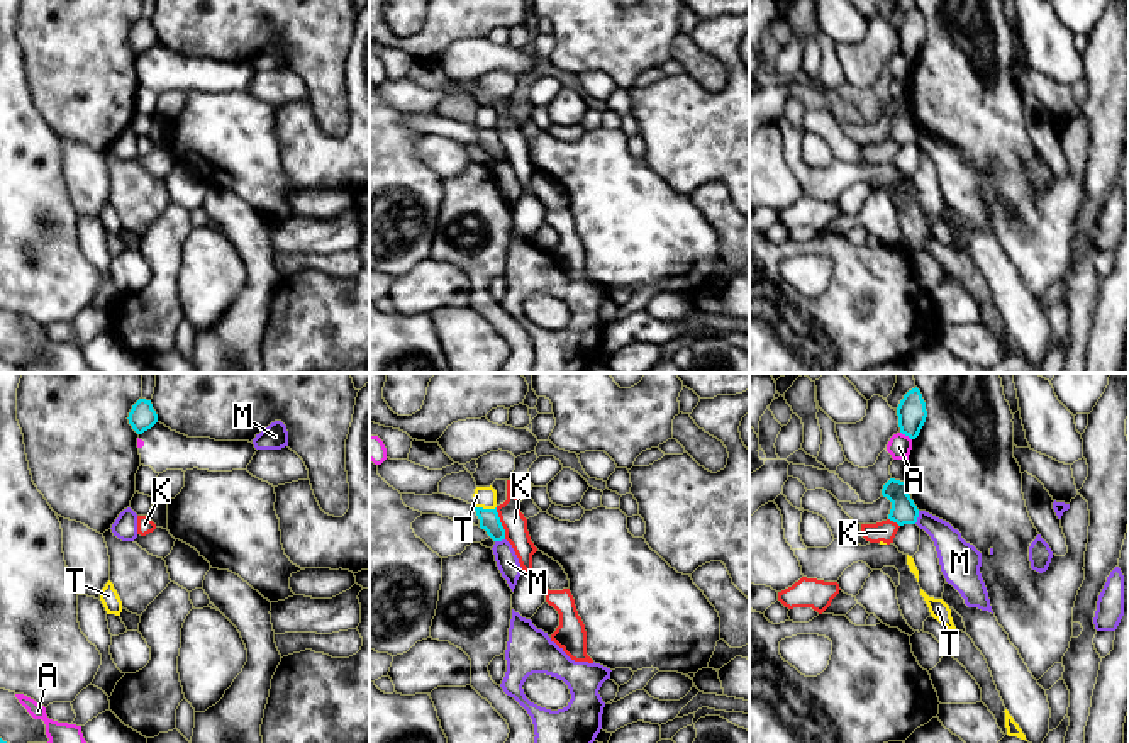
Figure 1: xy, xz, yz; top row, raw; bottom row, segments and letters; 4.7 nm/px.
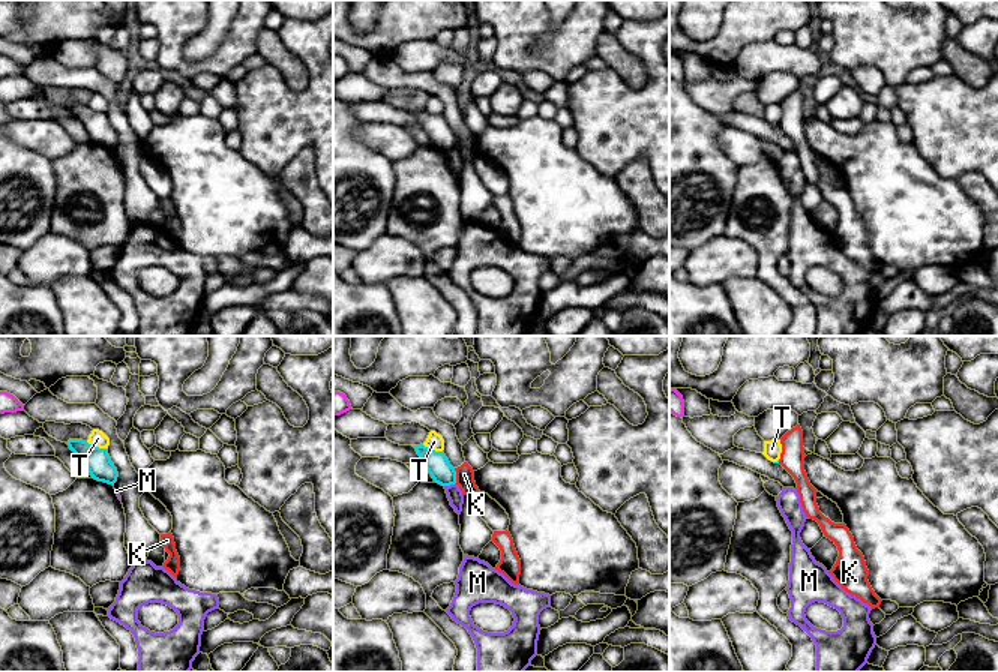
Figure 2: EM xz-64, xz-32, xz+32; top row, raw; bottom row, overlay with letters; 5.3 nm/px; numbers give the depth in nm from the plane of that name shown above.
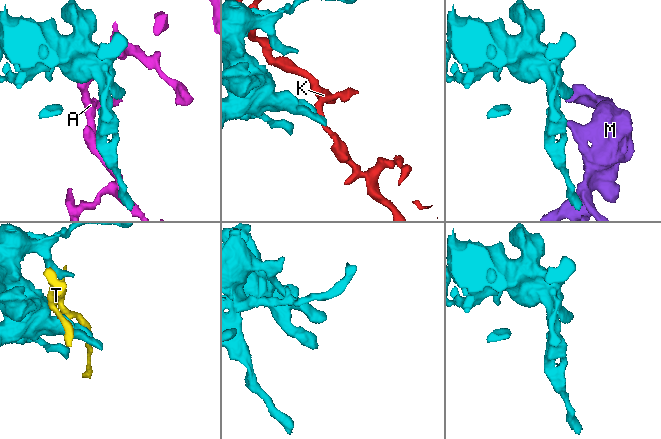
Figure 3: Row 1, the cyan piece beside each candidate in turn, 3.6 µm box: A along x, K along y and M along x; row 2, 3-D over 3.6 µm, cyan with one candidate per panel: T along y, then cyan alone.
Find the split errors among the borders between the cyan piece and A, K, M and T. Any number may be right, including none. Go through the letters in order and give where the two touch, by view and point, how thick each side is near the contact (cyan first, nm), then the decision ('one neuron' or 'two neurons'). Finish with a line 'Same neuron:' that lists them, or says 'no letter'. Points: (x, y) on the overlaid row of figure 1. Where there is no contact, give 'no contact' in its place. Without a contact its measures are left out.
A: contact yz (906, 435); calibres 140 and 110 nm; two neurons
K: contact xz (500, 523); calibres 100 and 120 nm; two neurons
M: contact yz (917, 516); calibres 120 and 160 nm; two neurons
T: contact xz (485, 509); calibres 100 and 100 nm; two neurons
Same neuron: no letter

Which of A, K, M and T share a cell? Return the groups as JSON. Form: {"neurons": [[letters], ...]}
{"neurons": [["A"], ["K"], ["M"], ["T"]]}

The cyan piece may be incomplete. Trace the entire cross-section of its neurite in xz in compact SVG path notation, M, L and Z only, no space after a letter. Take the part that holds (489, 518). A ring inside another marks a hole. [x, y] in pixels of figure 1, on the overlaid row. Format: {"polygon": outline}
{"polygon": "M476 507L476 516L480 519L480 528L487 531L487 534L493 539L493 541L502 541L505 539L505 529L500 522L497 507L495 509L483 509L483 507Z"}

